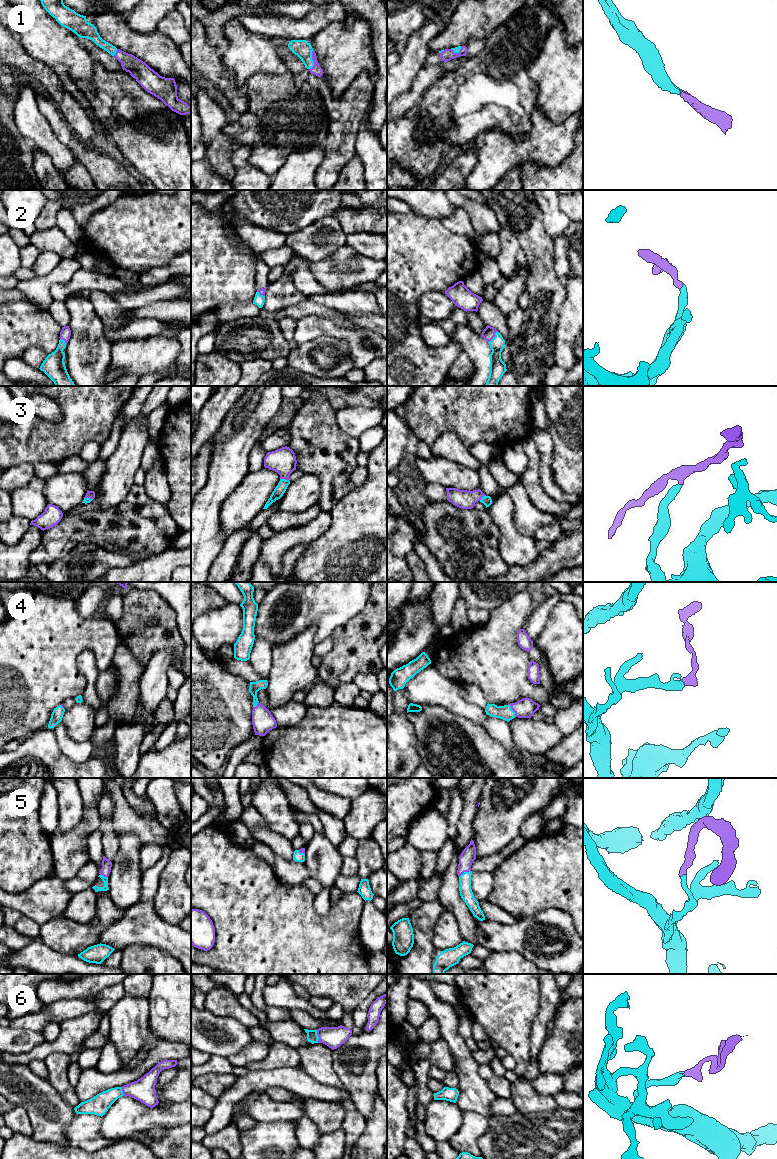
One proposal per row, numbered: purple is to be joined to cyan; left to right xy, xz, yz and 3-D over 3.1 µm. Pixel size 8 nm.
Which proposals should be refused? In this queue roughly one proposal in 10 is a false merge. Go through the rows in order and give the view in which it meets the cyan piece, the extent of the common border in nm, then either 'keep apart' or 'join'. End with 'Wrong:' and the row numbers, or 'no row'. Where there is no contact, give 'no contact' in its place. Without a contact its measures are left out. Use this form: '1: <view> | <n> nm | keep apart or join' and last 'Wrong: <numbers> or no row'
1: xz | 160 nm | join
2: yz | 120 nm | join
3: xz | 70 nm | join
4: yz | 120 nm | join
5: yz | 110 nm | join
6: xz | 110 nm | join
Wrong: no row

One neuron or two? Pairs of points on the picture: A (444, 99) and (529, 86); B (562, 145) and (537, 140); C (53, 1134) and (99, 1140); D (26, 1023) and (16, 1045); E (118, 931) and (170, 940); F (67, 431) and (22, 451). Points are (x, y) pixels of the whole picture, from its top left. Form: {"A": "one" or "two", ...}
{"A": "one", "B": "one", "C": "two", "D": "two", "E": "one", "F": "one"}

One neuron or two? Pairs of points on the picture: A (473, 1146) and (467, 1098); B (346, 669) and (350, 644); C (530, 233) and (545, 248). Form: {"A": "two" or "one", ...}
{"A": "two", "B": "one", "C": "one"}

